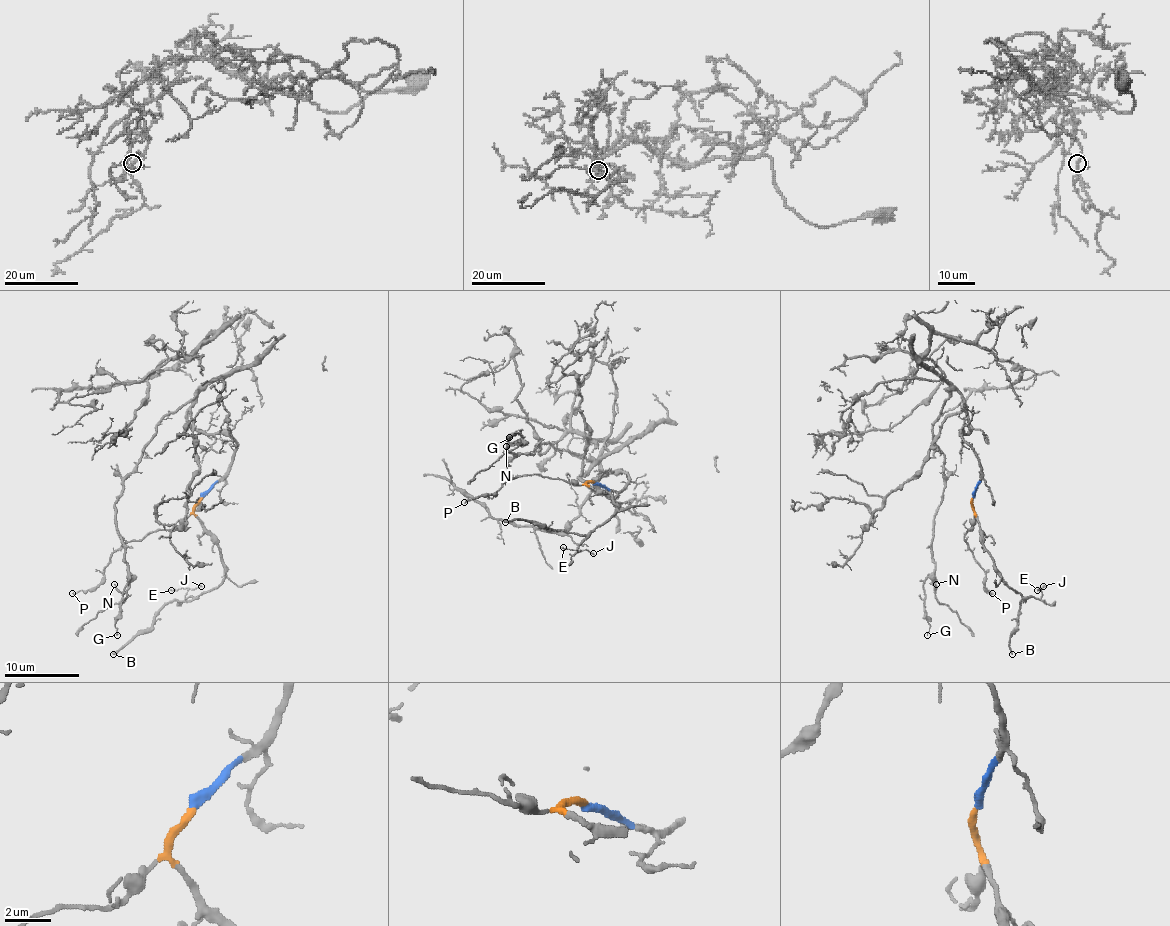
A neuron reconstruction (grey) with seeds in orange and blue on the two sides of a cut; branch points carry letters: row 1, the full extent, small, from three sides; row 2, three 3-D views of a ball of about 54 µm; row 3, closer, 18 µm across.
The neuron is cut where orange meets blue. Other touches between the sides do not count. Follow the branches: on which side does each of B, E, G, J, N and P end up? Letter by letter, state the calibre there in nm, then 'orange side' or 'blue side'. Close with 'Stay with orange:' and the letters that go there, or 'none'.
B: calibre 200 nm; orange side
E: calibre 140 nm; orange side
G: calibre 100 nm; blue side
J: calibre 110 nm; orange side
N: calibre 130 nm; blue side
P: calibre 120 nm; orange side
Stay with orange: B, E, J, P

